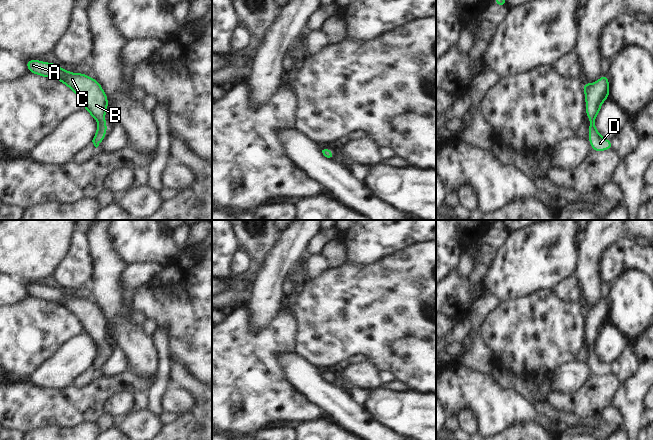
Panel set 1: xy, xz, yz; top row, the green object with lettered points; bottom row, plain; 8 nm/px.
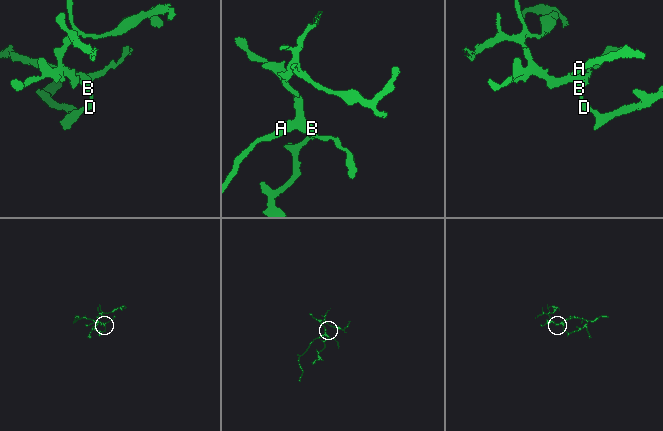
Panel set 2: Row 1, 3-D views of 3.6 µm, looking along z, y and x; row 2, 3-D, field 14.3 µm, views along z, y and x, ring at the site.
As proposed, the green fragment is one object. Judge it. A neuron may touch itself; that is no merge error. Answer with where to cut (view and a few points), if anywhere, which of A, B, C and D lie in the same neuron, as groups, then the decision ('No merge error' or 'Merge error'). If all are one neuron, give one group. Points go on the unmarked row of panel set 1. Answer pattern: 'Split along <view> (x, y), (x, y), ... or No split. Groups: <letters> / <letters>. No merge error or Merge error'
No split. Groups: A B C D. No merge error.

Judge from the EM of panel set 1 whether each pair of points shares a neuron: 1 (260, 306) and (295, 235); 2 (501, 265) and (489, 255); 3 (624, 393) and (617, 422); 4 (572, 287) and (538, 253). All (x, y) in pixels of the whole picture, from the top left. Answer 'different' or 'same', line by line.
1: same
2: different
3: different
4: different

